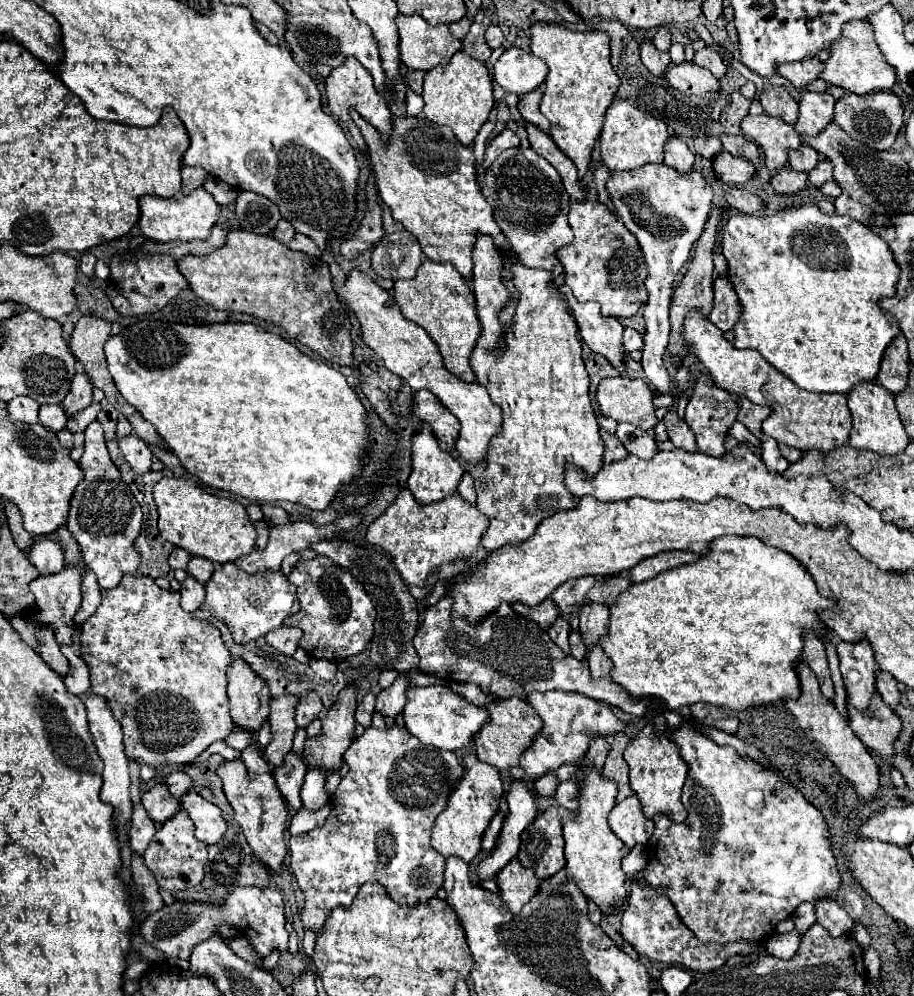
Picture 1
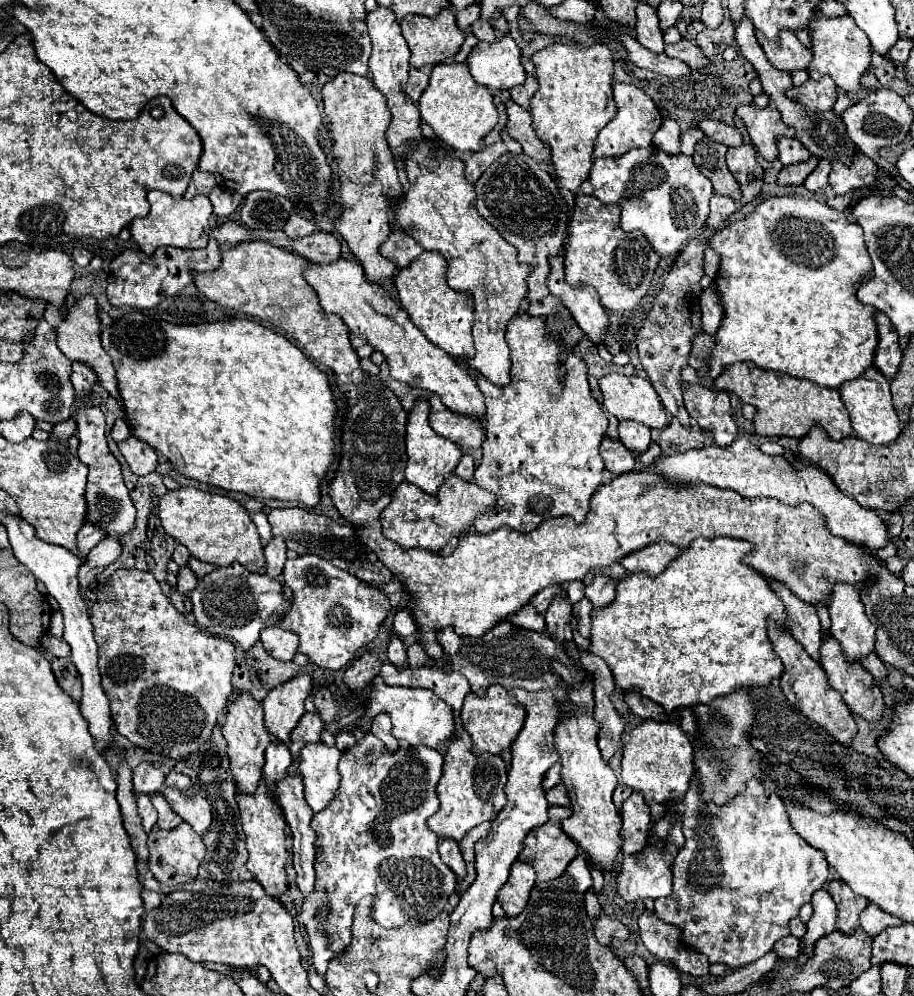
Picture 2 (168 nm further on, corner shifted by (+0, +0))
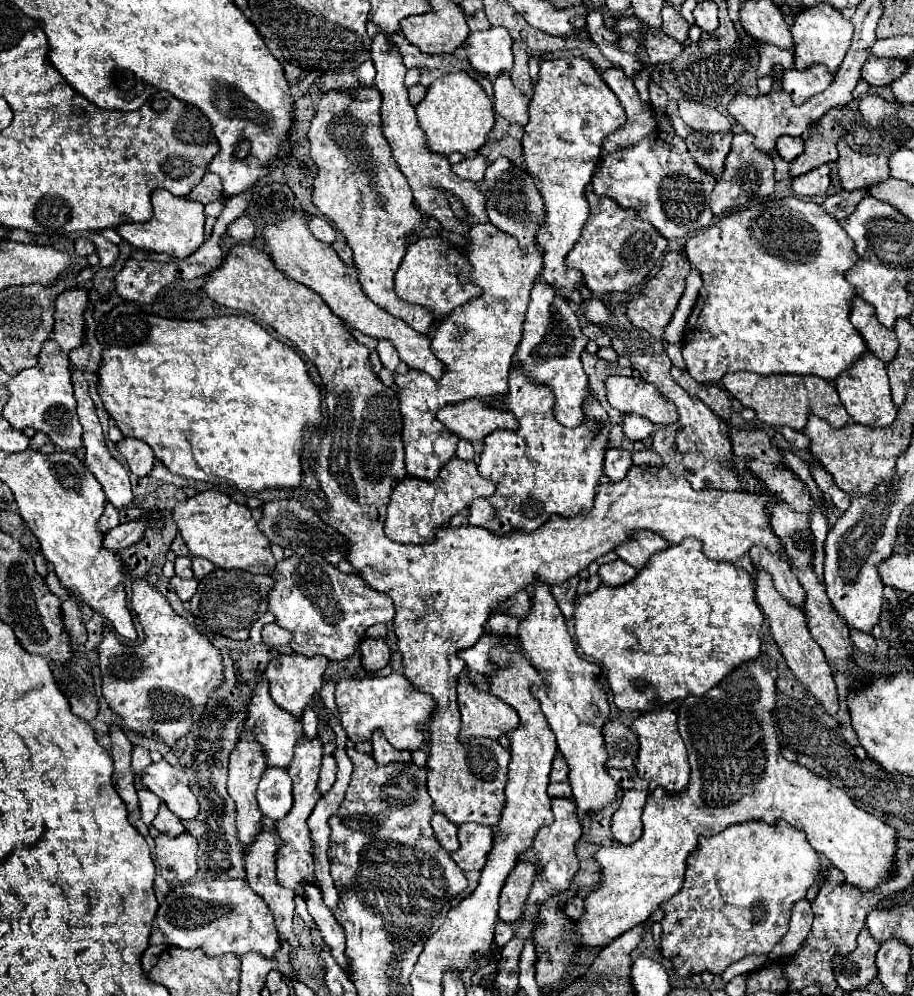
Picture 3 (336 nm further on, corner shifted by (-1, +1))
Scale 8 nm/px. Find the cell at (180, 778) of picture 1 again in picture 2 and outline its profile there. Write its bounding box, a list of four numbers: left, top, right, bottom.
[133,762,165,794]

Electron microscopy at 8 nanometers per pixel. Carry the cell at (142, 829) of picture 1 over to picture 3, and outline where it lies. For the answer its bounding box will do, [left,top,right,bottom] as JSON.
[138,789,160,825]

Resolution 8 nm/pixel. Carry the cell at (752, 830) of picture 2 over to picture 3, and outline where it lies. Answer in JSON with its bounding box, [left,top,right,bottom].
[660,819,824,977]

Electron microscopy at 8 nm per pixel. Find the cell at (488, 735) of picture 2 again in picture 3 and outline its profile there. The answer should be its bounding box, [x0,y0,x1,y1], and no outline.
[458,668,520,739]

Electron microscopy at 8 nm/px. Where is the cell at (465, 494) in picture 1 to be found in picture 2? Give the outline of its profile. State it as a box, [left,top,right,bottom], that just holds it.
[455,454,475,480]

